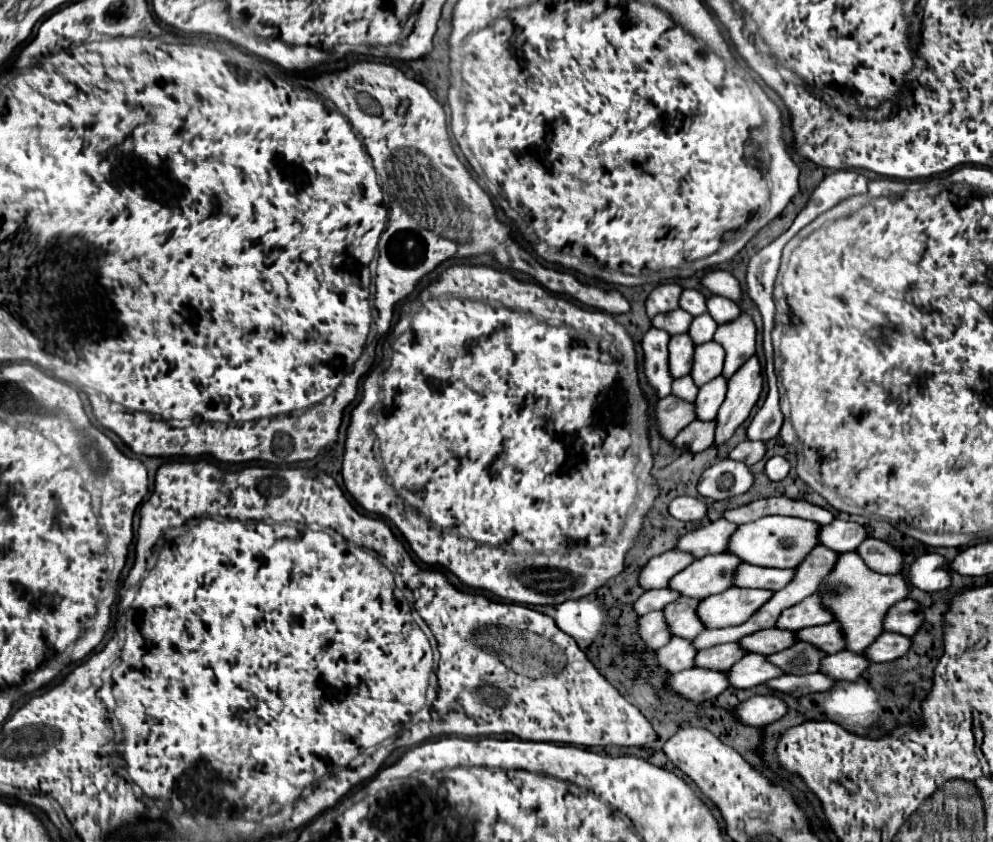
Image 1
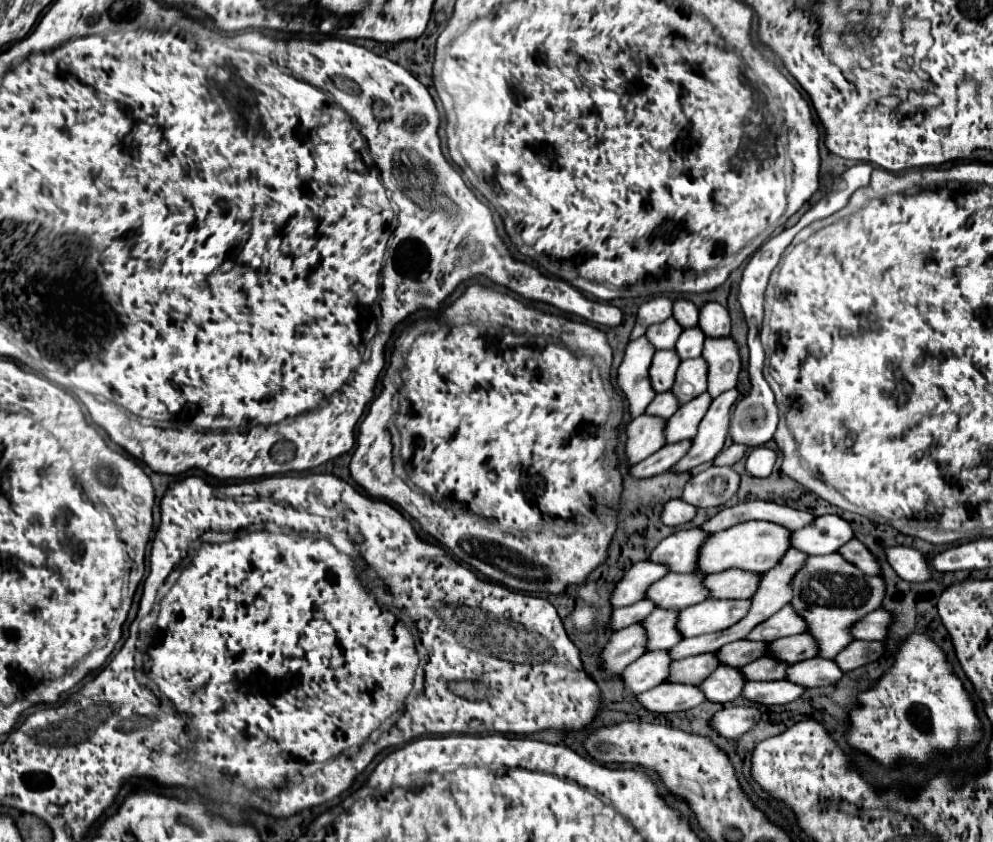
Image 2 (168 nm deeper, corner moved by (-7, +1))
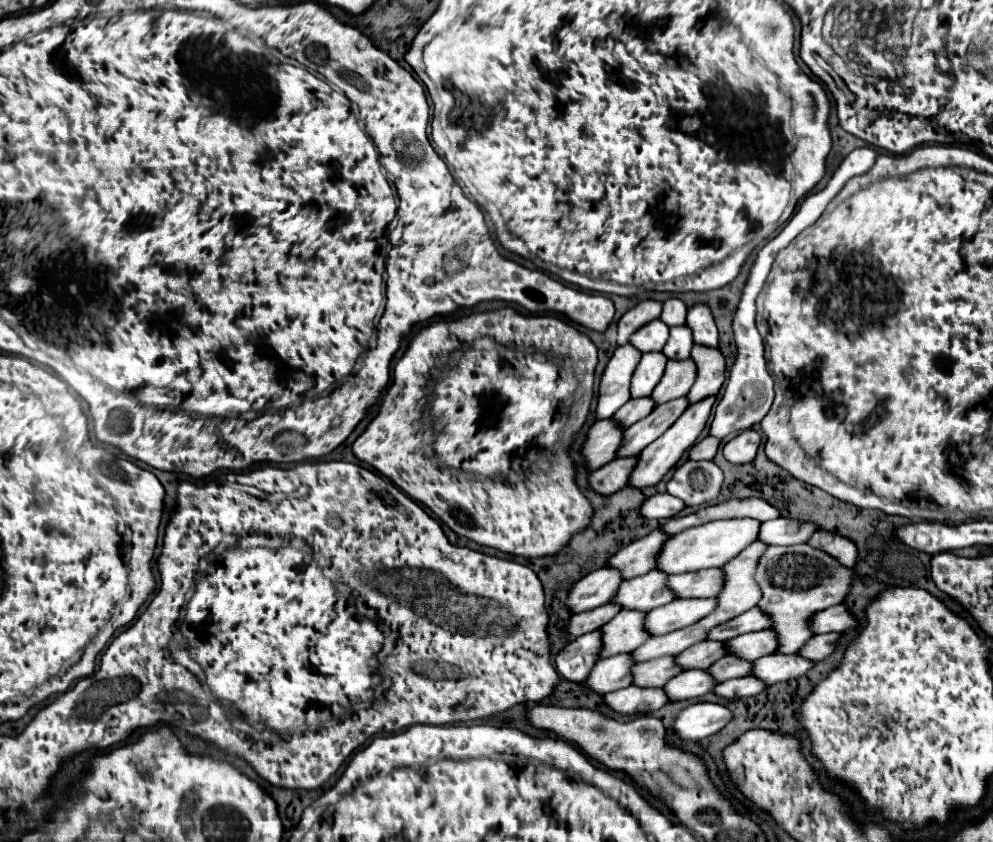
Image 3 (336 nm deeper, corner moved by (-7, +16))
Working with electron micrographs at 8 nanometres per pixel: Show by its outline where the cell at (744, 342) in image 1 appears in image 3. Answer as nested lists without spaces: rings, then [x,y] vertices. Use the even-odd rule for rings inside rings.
[[[697,348],[691,350],[691,360],[697,366],[697,380],[687,394],[689,404],[703,398],[717,396],[725,382],[725,358],[717,348]]]

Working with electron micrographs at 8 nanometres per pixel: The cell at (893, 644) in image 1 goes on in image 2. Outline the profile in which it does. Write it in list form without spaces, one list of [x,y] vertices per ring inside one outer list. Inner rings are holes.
[[[853,641],[849,643],[849,647],[845,647],[845,651],[841,651],[841,655],[835,657],[835,661],[843,671],[853,671],[867,665],[869,661],[877,661],[883,653],[883,641]]]

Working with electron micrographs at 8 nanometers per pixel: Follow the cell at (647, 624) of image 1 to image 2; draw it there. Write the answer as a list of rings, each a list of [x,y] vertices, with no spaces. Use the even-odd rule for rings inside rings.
[[[633,623],[621,631],[617,631],[607,643],[601,663],[609,673],[621,673],[629,663],[637,661],[641,655],[649,651],[647,647],[647,631],[643,623]]]

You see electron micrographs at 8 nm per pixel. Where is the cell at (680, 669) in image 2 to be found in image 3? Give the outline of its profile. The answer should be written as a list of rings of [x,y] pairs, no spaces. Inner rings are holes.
[[[665,656],[661,660],[649,660],[645,664],[635,664],[631,670],[633,670],[631,684],[641,686],[641,688],[661,688],[665,680],[681,672],[681,668],[673,664],[671,656]]]

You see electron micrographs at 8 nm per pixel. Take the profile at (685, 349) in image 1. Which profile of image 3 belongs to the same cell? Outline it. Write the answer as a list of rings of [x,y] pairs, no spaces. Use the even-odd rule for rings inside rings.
[[[661,352],[643,354],[641,362],[635,368],[633,380],[631,380],[631,398],[645,398],[651,396],[653,388],[659,384],[663,370],[665,370],[665,356]]]

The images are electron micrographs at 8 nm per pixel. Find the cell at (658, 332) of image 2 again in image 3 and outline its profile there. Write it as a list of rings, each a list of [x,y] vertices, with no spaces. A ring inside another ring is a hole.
[[[653,320],[653,324],[647,324],[645,328],[637,330],[629,338],[629,344],[635,346],[641,354],[645,354],[645,352],[661,352],[667,338],[669,338],[669,326],[661,324],[661,320]]]

